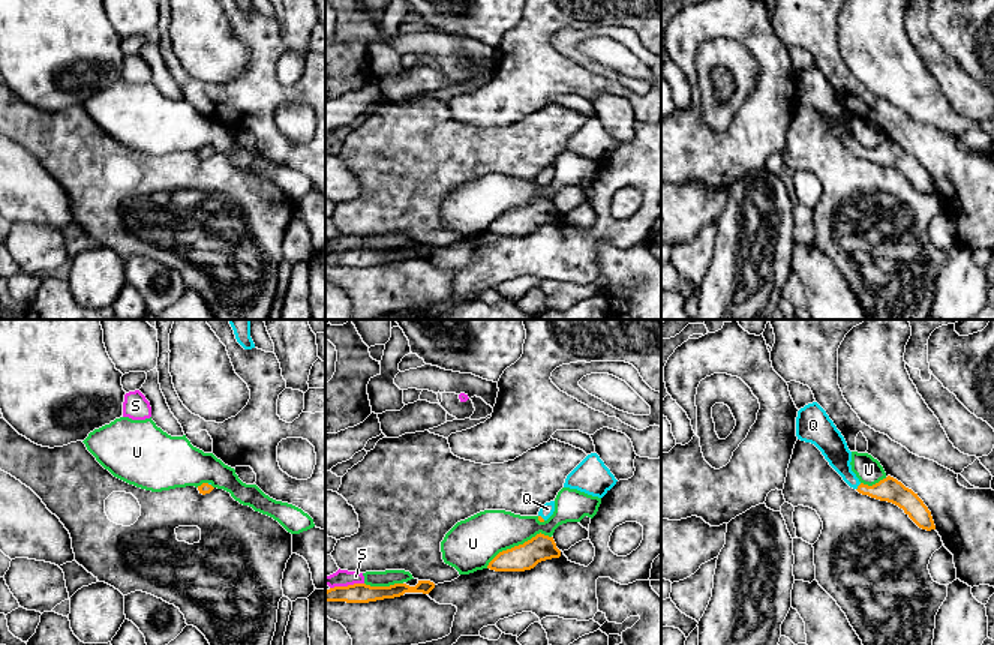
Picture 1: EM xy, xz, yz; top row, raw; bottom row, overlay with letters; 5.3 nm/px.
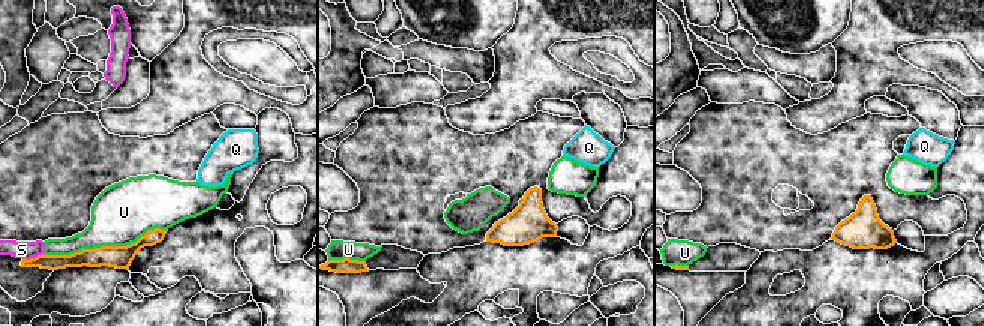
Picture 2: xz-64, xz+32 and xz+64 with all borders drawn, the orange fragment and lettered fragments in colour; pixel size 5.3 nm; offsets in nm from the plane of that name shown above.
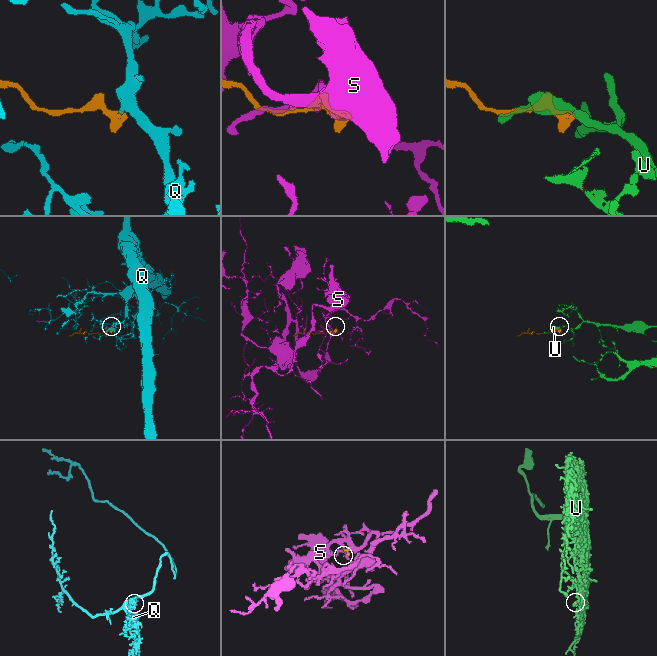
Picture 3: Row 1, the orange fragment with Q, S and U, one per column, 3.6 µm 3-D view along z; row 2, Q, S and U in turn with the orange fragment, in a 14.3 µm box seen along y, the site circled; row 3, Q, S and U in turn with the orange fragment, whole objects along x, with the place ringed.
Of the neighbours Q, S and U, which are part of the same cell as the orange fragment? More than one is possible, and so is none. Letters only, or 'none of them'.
Q

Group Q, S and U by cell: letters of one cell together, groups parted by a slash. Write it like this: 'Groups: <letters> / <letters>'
Groups: Q / S / U

